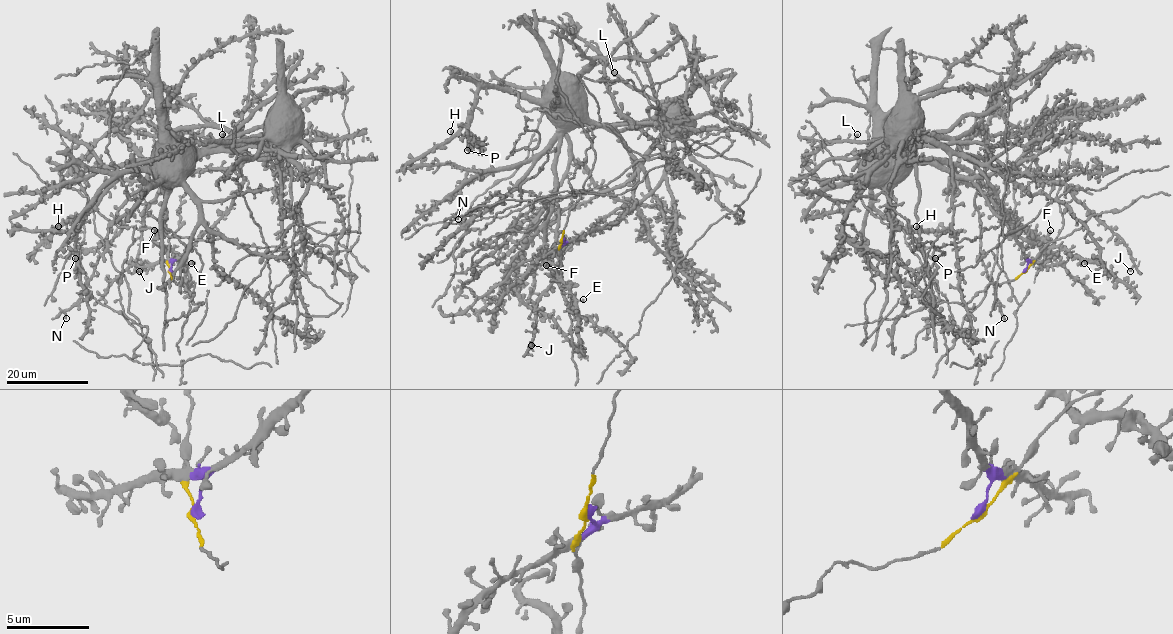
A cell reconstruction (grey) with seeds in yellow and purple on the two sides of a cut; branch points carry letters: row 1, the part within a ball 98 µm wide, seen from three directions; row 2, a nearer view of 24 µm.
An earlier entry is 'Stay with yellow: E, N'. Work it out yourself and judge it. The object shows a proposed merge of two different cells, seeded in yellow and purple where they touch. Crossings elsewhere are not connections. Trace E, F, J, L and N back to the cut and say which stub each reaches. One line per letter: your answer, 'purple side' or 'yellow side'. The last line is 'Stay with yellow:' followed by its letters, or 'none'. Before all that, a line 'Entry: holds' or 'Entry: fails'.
Entry: fails
E: yellow side
F: yellow side
J: purple side
L: purple side
N: purple side
Stay with yellow: E, F

